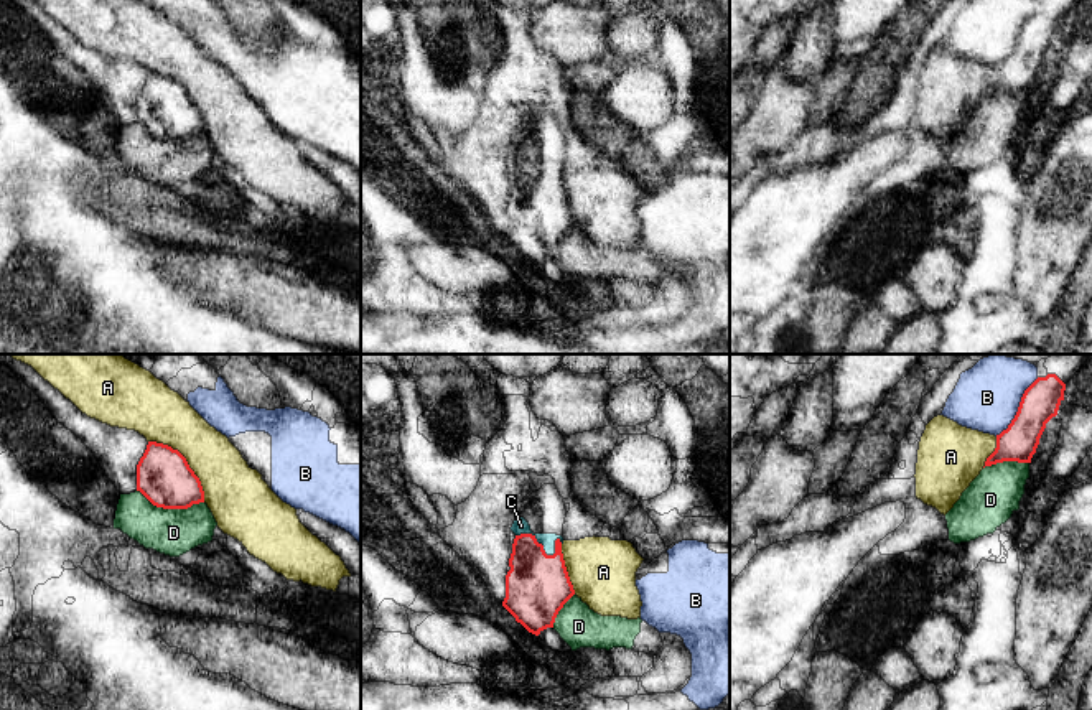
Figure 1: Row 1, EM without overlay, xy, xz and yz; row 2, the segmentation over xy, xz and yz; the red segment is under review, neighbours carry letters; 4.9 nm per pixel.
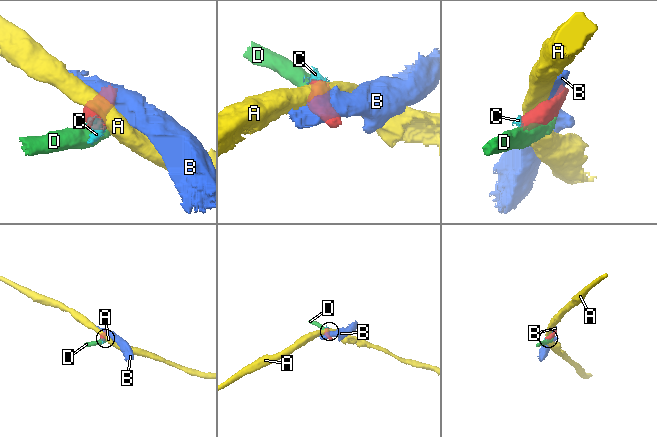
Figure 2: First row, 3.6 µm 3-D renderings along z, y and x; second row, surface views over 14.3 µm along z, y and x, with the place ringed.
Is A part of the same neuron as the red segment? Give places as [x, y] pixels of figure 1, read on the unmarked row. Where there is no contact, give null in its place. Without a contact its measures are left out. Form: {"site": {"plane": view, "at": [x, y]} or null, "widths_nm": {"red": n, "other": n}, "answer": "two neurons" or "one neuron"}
{"site": {"plane": "xy", "at": [186, 93]}, "widths_nm": {"red": 280, "other": 260}, "answer": "two neurons"}

